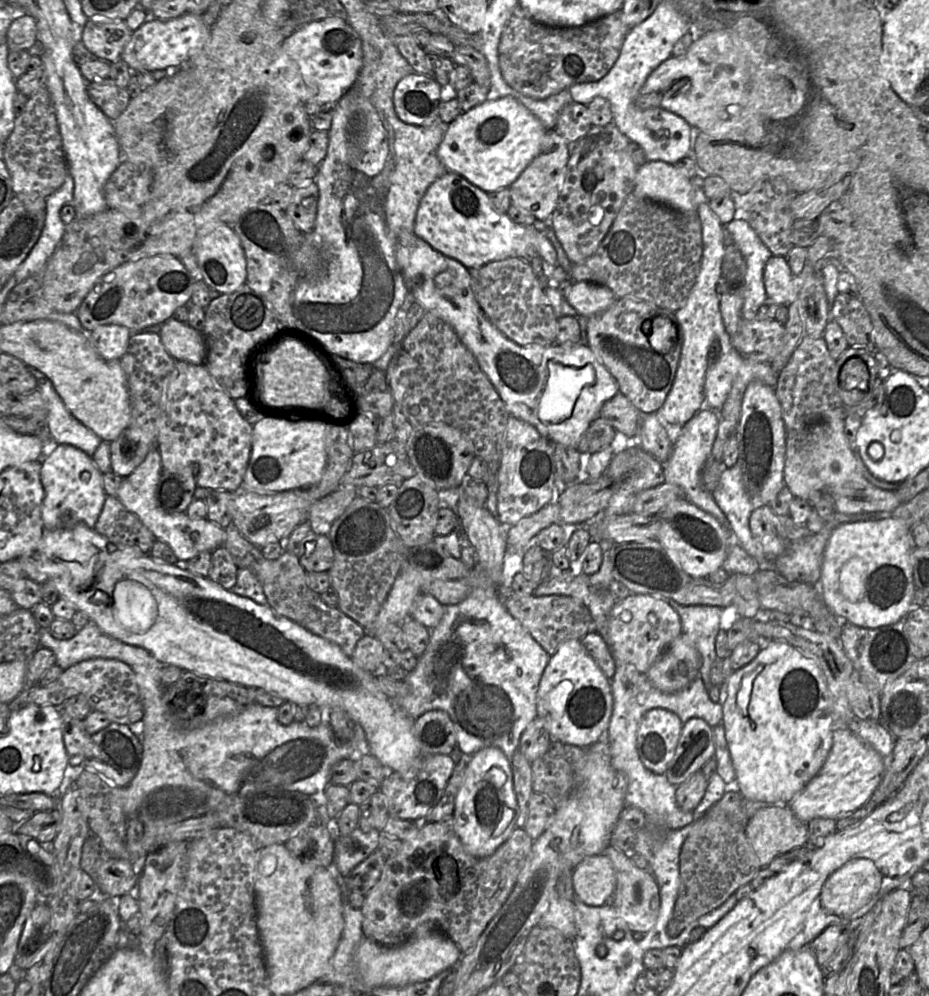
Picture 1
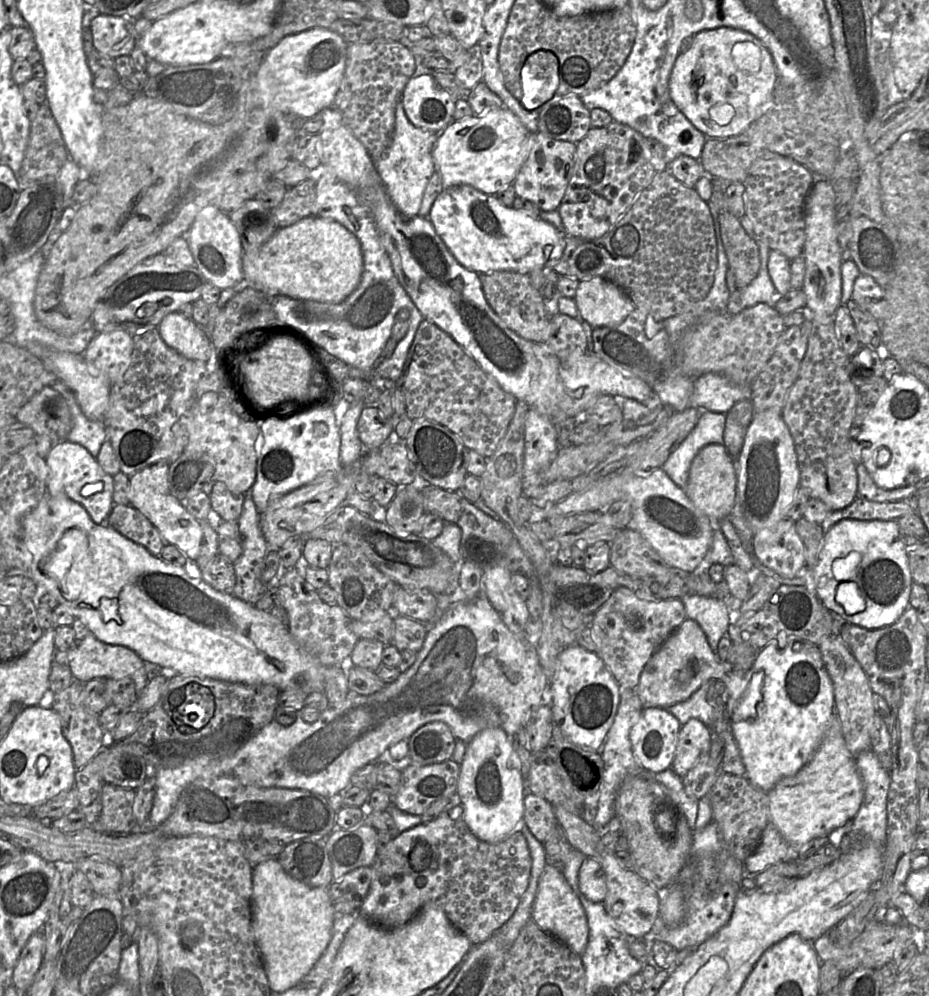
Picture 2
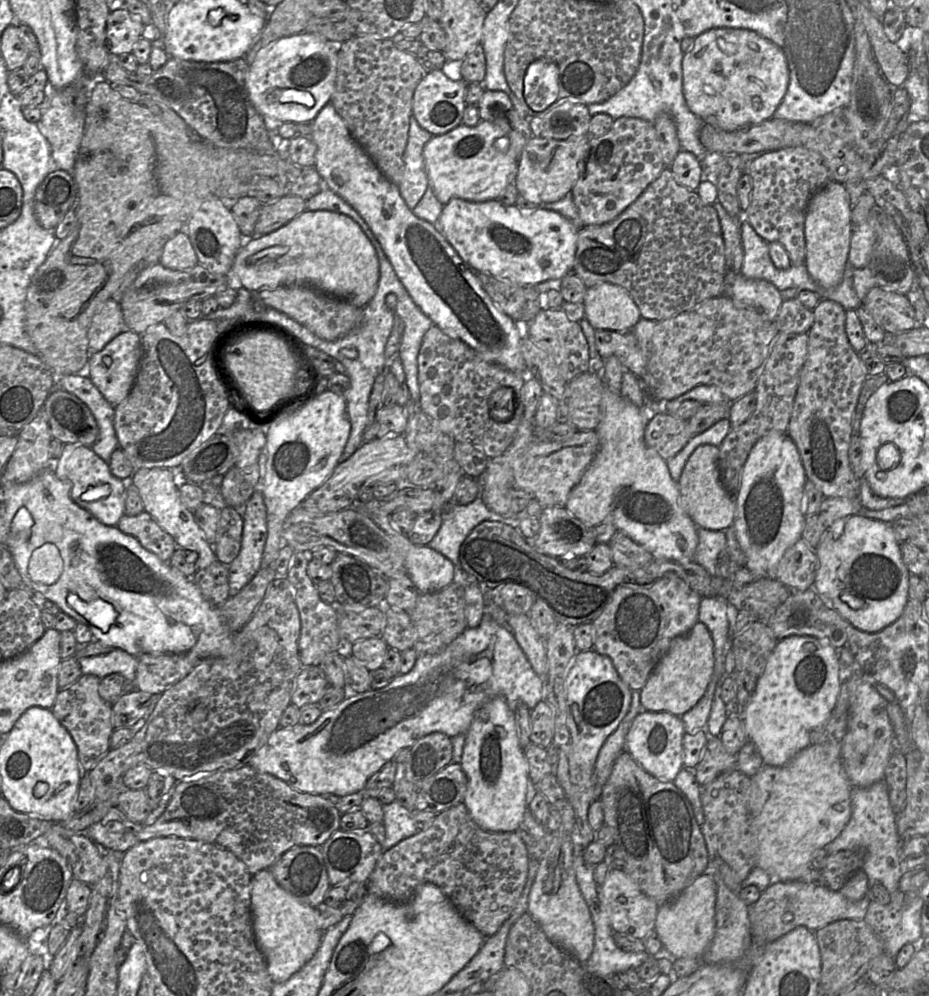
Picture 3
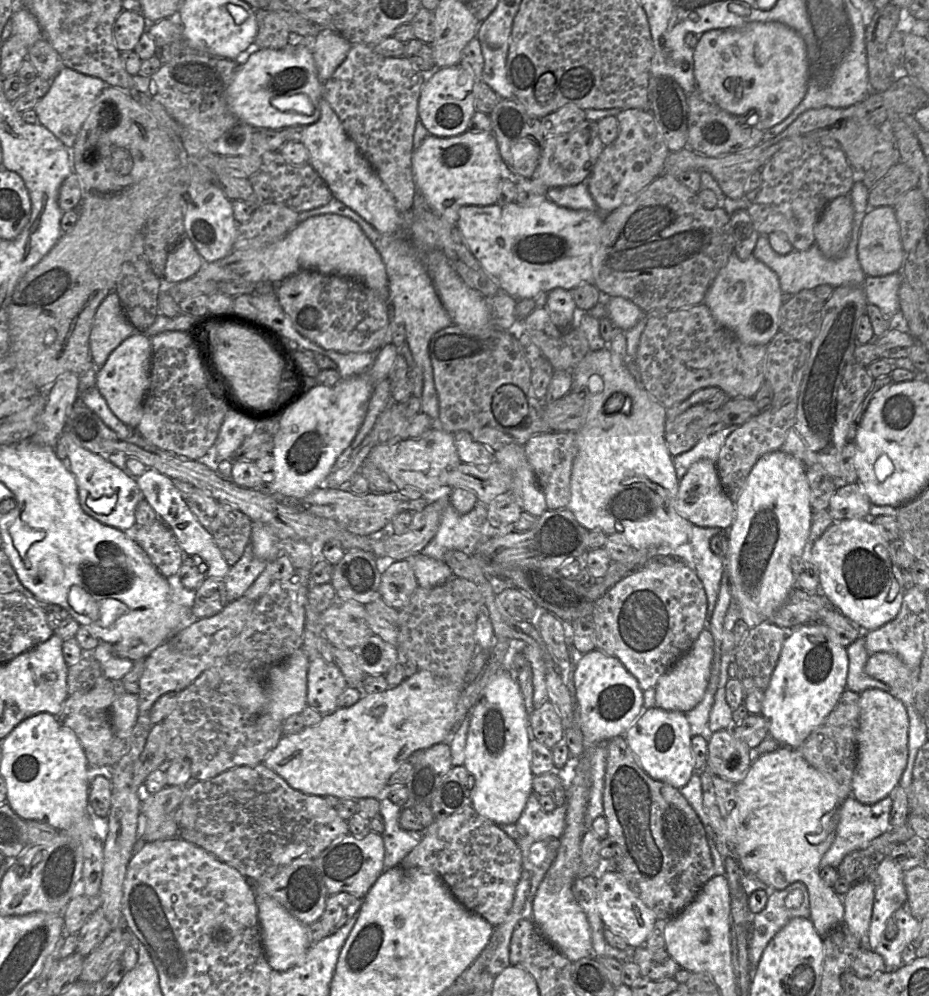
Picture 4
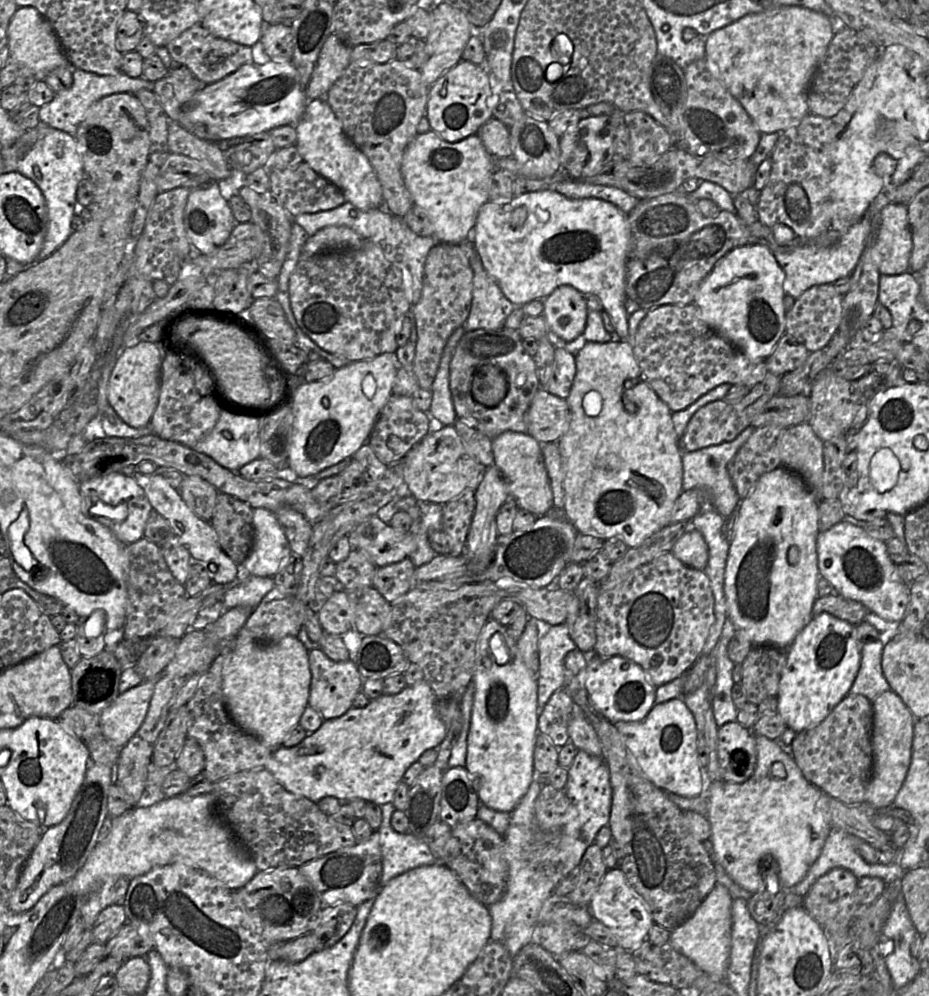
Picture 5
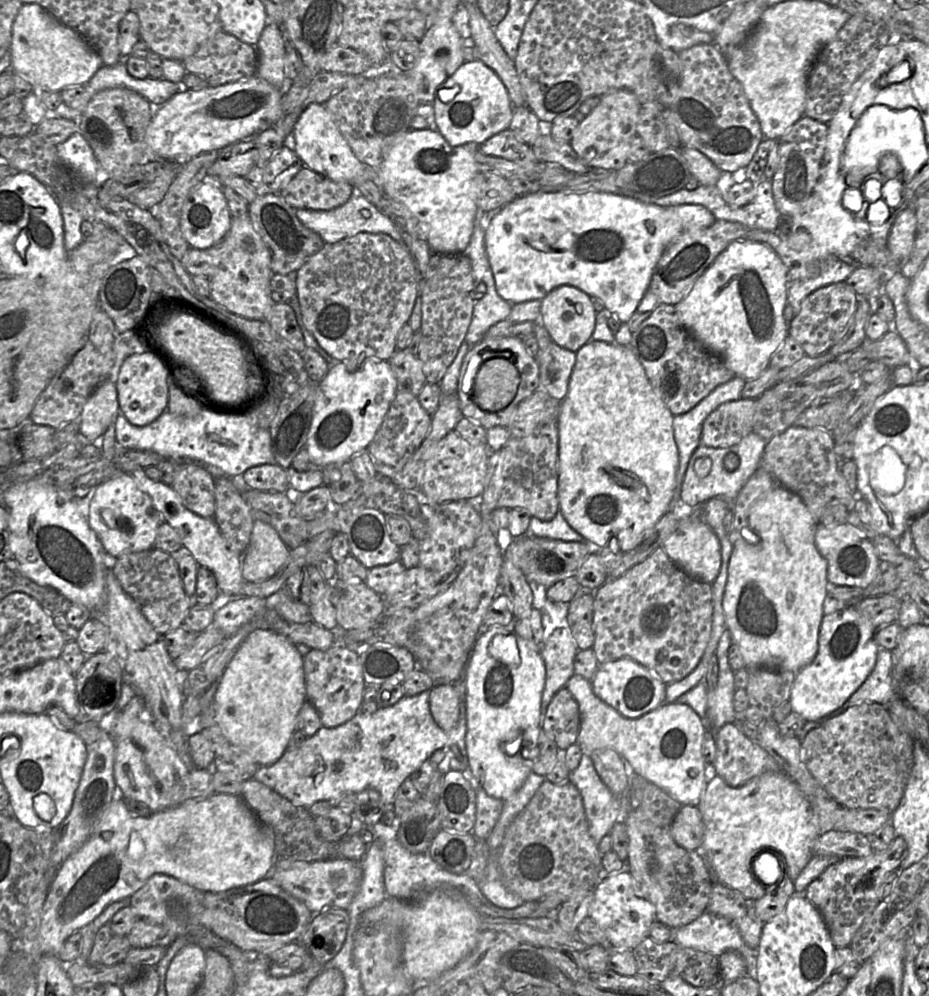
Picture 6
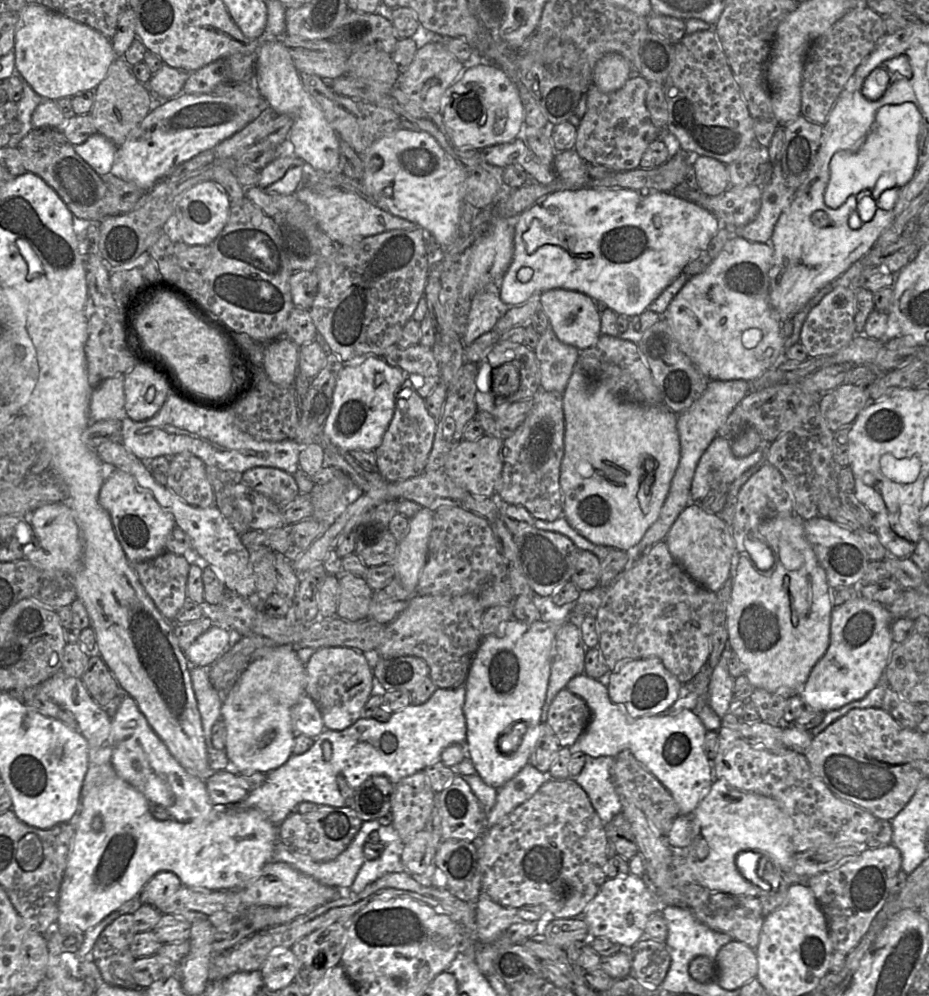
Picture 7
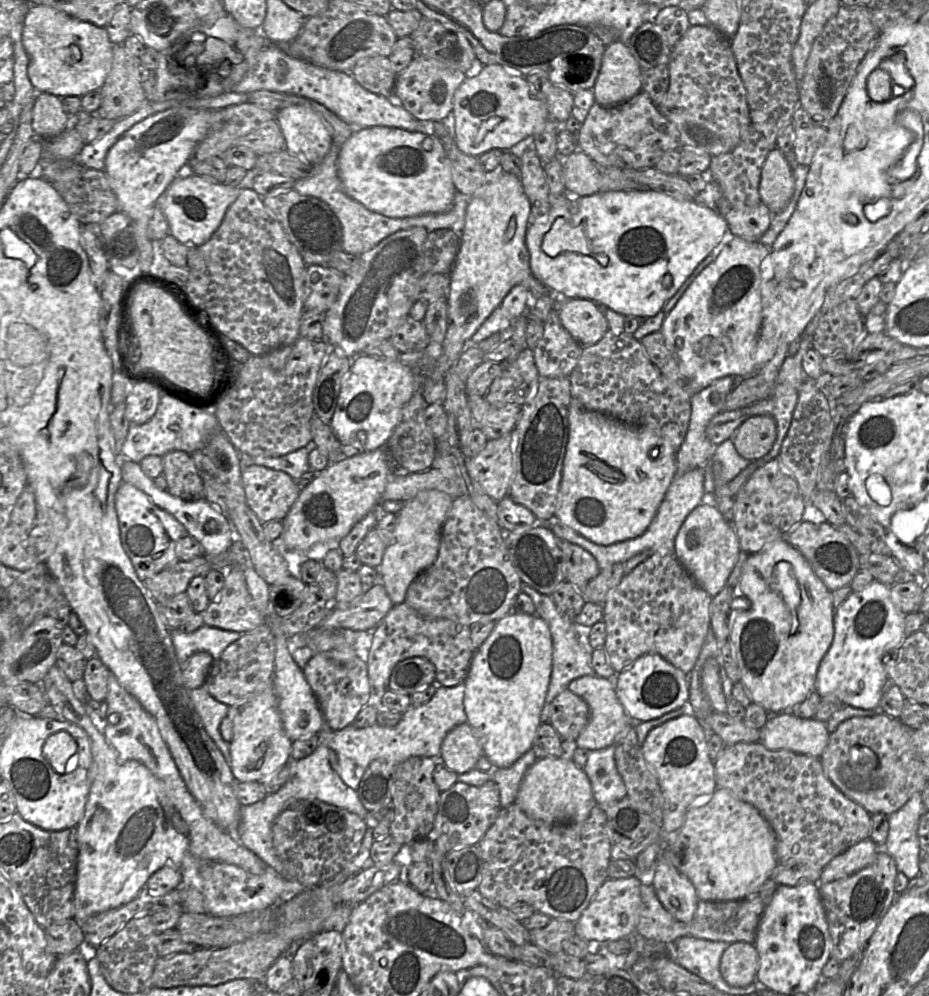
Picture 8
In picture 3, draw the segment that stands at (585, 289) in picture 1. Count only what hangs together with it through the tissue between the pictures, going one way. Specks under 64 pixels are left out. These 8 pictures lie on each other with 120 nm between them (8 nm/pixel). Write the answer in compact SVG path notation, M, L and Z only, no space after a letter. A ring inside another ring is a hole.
M611 283L587 288L583 305L585 318L594 329L627 332L641 319L639 308L629 292Z

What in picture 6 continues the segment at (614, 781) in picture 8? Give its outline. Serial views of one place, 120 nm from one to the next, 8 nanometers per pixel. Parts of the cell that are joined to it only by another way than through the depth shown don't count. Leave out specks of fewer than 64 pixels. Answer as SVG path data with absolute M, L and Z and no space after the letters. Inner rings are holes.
M582 755L579 766L570 772L569 782L582 796L589 833L598 844L623 816L620 798L601 780L589 755Z

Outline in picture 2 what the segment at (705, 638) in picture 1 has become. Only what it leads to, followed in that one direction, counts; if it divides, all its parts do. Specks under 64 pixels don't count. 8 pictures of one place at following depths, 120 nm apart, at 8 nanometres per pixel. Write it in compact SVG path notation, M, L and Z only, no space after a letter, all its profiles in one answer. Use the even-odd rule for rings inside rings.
M698 595L681 598L687 619L694 620L701 627L713 652L714 659L720 663L718 643L726 636L730 624L728 607L723 599Z

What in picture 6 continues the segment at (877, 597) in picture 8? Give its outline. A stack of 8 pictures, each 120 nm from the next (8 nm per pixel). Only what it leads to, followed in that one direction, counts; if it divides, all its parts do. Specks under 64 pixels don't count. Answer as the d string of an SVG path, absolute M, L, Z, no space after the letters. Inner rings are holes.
M846 607L831 614L824 615L818 638L818 651L814 660L795 674L788 702L792 711L798 713L807 722L825 720L862 685L873 670L879 646L875 642L876 628L854 607Z

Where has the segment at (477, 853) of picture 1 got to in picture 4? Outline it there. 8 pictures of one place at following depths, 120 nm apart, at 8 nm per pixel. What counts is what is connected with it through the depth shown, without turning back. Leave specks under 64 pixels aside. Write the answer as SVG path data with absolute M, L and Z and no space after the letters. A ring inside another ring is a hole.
M509 672L498 673L473 709L463 764L474 779L471 806L497 825L516 824L533 793L529 722L518 682Z

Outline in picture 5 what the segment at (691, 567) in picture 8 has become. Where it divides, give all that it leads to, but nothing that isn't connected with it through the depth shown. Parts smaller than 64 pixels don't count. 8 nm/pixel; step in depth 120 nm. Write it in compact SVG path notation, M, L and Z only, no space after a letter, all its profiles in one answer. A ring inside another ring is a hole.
M689 527L674 544L671 552L684 564L704 571L707 566L709 549L703 535Z

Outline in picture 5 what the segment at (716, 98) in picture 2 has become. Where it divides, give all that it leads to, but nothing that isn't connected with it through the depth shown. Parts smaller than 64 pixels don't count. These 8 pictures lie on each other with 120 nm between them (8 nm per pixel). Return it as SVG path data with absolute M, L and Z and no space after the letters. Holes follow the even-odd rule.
M784 6L748 14L709 34L705 38L705 60L710 72L740 102L761 134L782 133L810 113L809 88L834 34L833 20L827 15L804 7Z

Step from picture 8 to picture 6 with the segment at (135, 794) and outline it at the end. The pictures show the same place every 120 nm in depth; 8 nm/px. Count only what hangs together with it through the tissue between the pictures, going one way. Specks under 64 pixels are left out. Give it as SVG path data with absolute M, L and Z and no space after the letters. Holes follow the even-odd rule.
M214 793L207 798L190 798L175 807L153 812L152 815L148 817L141 817L133 814L131 811L128 810L124 801L116 795L108 809L103 814L94 833L58 868L51 882L43 905L39 934L34 941L31 941L31 951L23 952L30 953L32 957L35 959L37 977L37 961L42 955L58 955L65 940L71 934L73 934L76 931L80 931L83 927L93 922L94 919L96 919L103 912L103 910L111 903L123 899L129 899L154 874L160 873L175 877L180 881L203 892L225 892L228 890L253 884L263 878L268 877L274 869L274 853L275 837L273 830L270 827L263 825L258 820L255 813L250 809L250 807L246 804L246 802L240 795Z

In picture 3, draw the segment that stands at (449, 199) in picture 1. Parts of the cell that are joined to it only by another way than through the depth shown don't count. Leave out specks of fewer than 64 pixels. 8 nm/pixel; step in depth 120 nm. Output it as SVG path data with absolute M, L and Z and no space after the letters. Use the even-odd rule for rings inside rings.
M453 198L443 206L439 229L463 261L478 272L504 279L520 286L538 285L541 282L562 279L572 273L577 246L578 230L557 212L543 208L506 206L498 200L471 202Z

